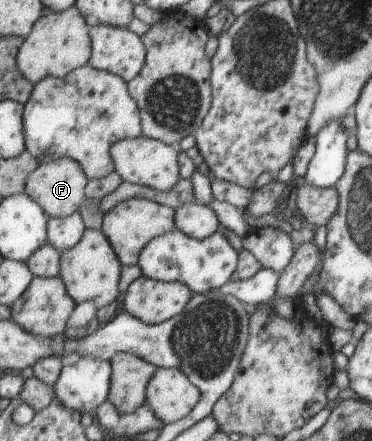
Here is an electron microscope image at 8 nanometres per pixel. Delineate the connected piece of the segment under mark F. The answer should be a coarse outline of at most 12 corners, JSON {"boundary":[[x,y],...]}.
{"boundary":[[69,157],[38,163],[24,193],[52,218],[76,212],[88,178]]}

